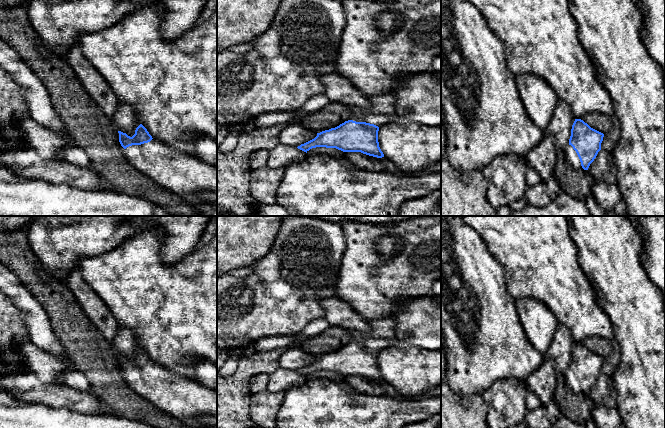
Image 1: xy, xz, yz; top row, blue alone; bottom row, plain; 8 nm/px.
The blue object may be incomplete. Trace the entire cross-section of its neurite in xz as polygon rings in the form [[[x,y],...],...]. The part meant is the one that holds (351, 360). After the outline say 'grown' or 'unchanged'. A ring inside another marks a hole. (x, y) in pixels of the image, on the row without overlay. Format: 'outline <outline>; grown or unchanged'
outline [[[396,338],[352,340],[335,352],[317,357],[314,363],[297,372],[306,377],[316,371],[336,372],[343,376],[361,376],[382,382],[384,378],[378,366],[379,351],[396,345],[400,345]]]; grown

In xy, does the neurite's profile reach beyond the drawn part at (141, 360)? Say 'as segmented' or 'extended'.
extended

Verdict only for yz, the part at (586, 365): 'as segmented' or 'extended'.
extended

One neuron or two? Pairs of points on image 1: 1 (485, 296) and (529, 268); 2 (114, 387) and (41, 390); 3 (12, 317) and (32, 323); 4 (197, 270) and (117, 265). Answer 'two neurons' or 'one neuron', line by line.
1: two neurons
2: two neurons
3: two neurons
4: one neuron

